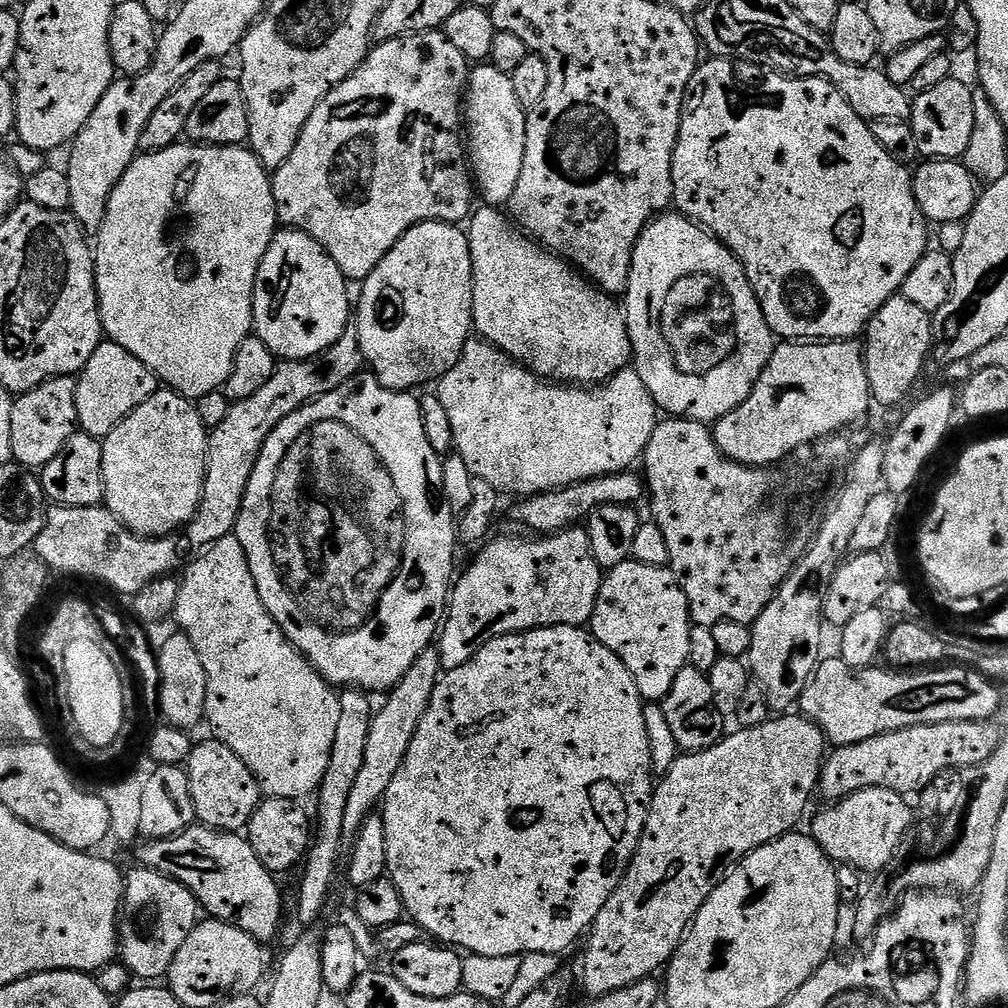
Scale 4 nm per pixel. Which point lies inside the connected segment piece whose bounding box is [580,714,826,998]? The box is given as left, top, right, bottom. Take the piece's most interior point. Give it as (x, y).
(712, 808)

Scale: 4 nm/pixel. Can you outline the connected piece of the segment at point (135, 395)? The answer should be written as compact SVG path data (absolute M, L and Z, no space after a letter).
M101 342L98 350L86 362L76 380L76 422L79 431L103 438L125 420L133 410L142 406L158 390L156 375L134 354L122 350L122 346Z

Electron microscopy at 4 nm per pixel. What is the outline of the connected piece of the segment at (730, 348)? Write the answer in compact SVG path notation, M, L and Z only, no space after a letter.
M668 210L657 216L637 237L632 254L628 289L622 293L622 311L628 327L628 337L632 343L631 363L636 369L638 378L642 378L642 386L646 386L646 390L650 390L650 398L656 403L657 409L672 418L701 422L715 422L722 419L748 397L750 390L758 382L766 362L772 356L774 333L762 314L762 306L746 278L744 267L740 265L736 255L716 239L707 228L700 227L695 220L689 220L687 216L676 210Z

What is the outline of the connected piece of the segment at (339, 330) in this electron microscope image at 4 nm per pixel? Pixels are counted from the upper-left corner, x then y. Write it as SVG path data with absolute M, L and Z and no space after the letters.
M285 227L277 231L275 238L270 242L262 262L258 266L256 275L256 285L252 295L252 327L254 335L281 361L285 360L312 360L315 356L320 356L342 334L350 328L350 304L348 308L348 288L349 281L344 279L342 270L310 238L310 234L297 232L295 228Z

